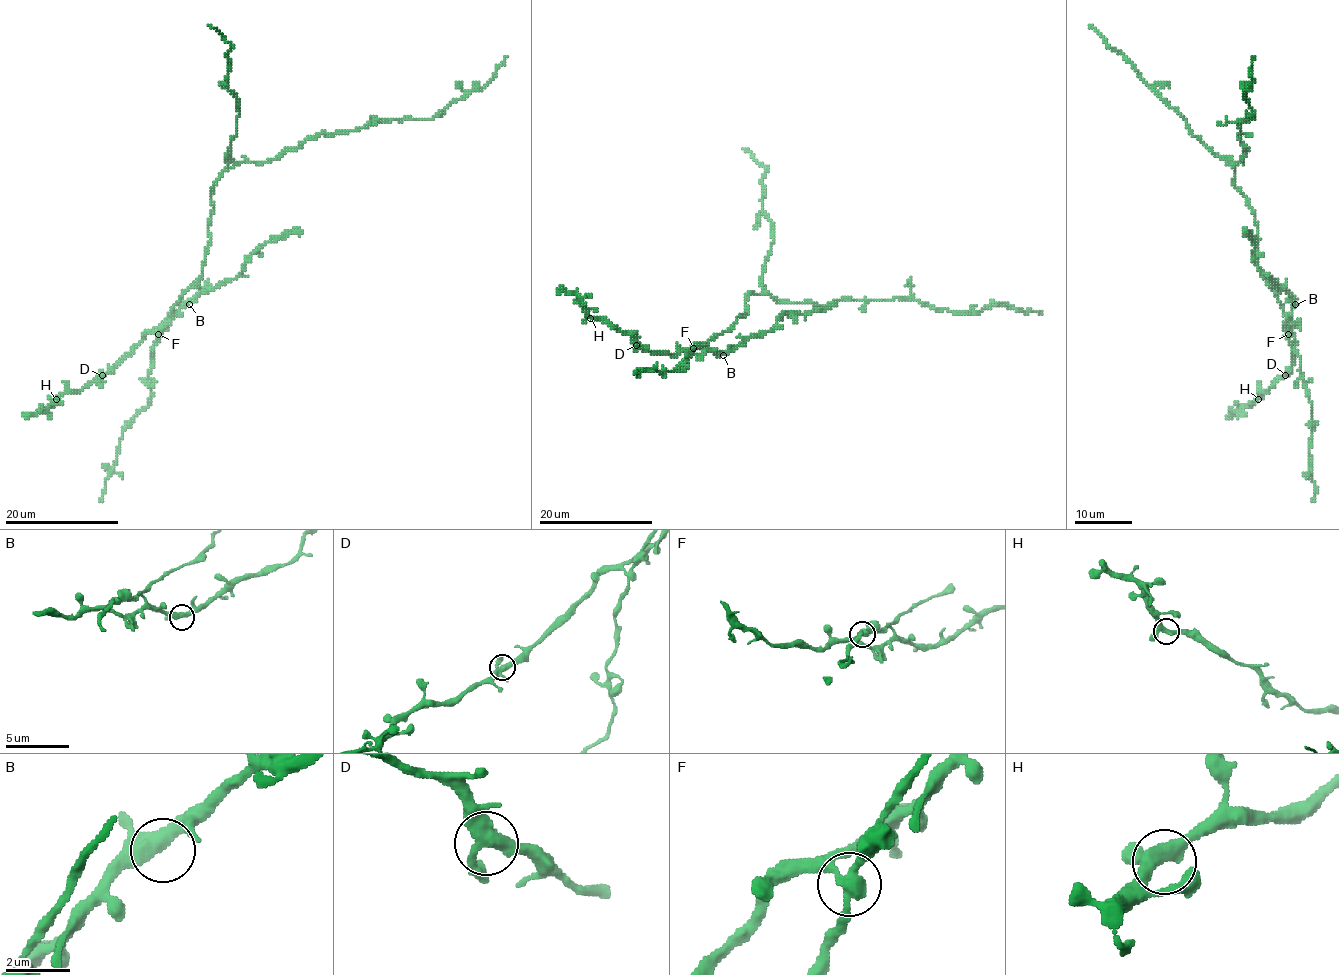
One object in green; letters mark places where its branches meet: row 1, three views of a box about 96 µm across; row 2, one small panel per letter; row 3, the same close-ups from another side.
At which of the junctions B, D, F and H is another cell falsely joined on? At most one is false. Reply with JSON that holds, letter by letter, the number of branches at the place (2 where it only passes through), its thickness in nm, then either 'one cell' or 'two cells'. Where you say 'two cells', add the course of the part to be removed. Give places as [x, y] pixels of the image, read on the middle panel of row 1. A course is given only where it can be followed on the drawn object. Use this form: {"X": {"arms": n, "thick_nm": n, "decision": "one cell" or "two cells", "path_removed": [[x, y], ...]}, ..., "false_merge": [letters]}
{"B": {"arms": 3, "thick_nm": 360, "decision": "one cell"}, "D": {"arms": 3, "thick_nm": 360, "decision": "one cell"}, "F": {"arms": 3, "thick_nm": 320, "decision": "one cell"}, "H": {"arms": 3, "thick_nm": 360, "decision": "one cell"}, "false_merge": []}

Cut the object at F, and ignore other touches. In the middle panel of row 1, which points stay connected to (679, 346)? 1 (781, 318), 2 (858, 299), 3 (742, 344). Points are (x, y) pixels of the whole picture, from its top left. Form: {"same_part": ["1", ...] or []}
{"same_part": ["1", "3"]}

